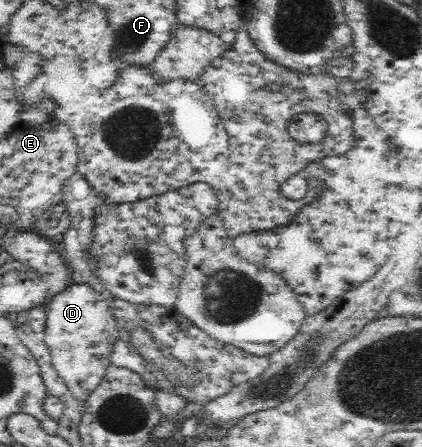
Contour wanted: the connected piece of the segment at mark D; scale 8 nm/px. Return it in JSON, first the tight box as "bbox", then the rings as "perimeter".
{"bbox":[41,280,119,408],"perimeter":[[[75,280],[64,290],[58,291],[52,299],[48,299],[44,305],[46,309],[47,321],[41,329],[44,343],[51,353],[51,362],[59,376],[64,380],[70,393],[74,393],[75,406],[81,408],[84,400],[90,393],[100,385],[100,381],[105,377],[108,367],[112,364],[110,355],[113,345],[119,339],[117,321],[112,313],[110,302],[107,297],[99,294],[95,289],[86,283]]]}

